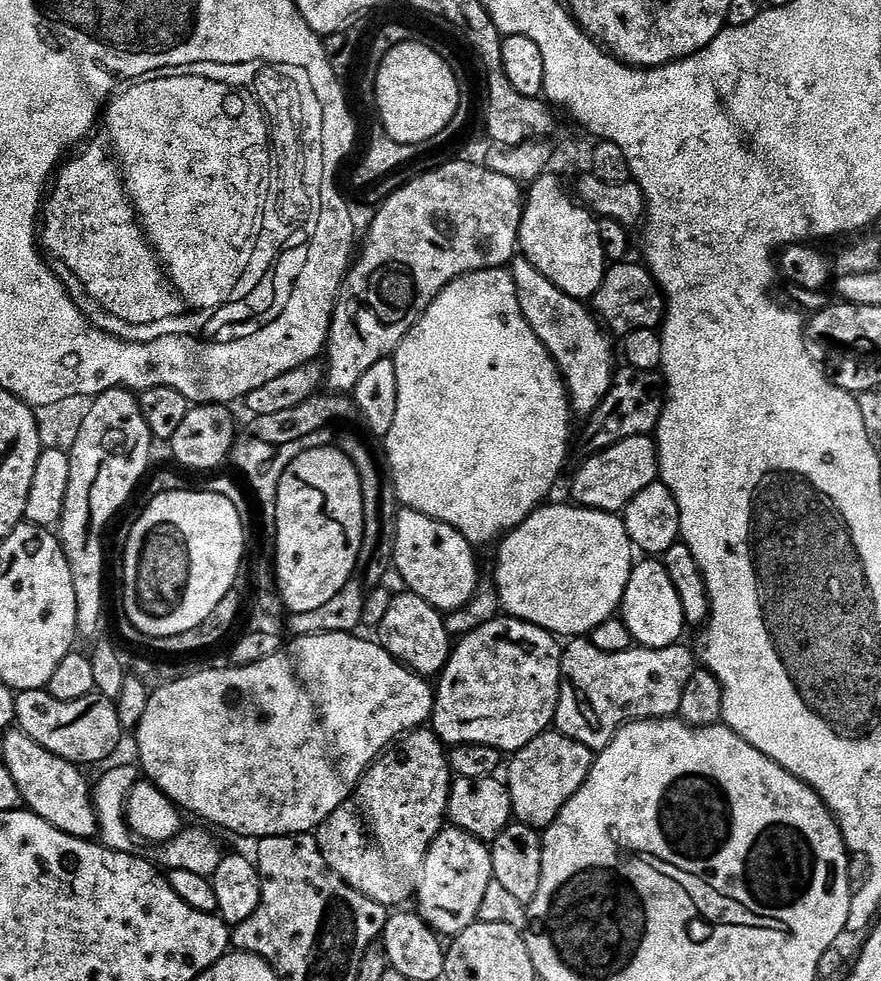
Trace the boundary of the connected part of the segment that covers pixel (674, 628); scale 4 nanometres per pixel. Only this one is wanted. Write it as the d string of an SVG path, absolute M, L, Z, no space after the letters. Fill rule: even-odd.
M644 558L644 561L633 563L632 565L632 573L630 574L630 582L626 582L626 590L624 591L624 597L622 598L622 602L620 603L620 607L618 609L619 619L623 620L624 626L626 630L630 632L632 635L633 641L641 648L668 648L672 644L681 643L682 637L680 635L686 631L686 625L684 622L684 611L682 610L682 602L678 598L678 590L674 590L674 582L670 582L670 574L666 574L666 570L664 569L663 563L659 559L656 558Z

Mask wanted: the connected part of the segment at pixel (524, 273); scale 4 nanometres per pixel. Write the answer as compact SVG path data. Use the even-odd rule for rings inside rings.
M517 255L511 261L510 271L518 306L530 330L534 330L542 346L546 346L546 350L552 355L560 377L564 379L564 387L568 390L571 411L575 415L577 412L580 418L591 416L612 384L614 363L612 364L612 348L608 345L609 337L581 301L558 290L558 286L550 283L546 274L539 272L527 256Z

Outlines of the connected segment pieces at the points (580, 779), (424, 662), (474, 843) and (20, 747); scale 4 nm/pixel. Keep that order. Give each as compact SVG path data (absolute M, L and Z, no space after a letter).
M549 730L534 742L520 749L506 764L506 783L510 790L512 815L517 821L531 828L543 830L552 825L562 814L562 806L578 794L592 769L593 749L582 746L582 742L571 740L561 732Z
M400 590L400 593L397 591L393 595L378 629L378 643L394 659L425 678L435 677L444 671L454 647L453 637L448 635L441 612L430 606L426 598L407 590Z
M445 827L428 848L420 871L420 882L414 893L415 903L433 932L451 938L477 923L482 910L482 897L492 881L492 849L477 836L460 828Z
M9 731L3 740L2 762L18 786L23 807L74 838L92 840L100 831L100 823L92 805L90 780L88 784L87 778L80 773L83 771L69 760L58 758L58 754L50 754L50 750L38 746L38 742L31 740L25 732Z

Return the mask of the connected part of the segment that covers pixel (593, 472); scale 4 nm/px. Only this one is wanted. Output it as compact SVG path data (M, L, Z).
M651 435L631 436L606 450L591 453L585 460L588 461L577 470L576 477L572 480L573 497L571 496L571 499L581 508L593 508L599 512L623 513L627 504L640 491L645 490L651 483L656 482L660 475L660 463L656 457L656 442Z

